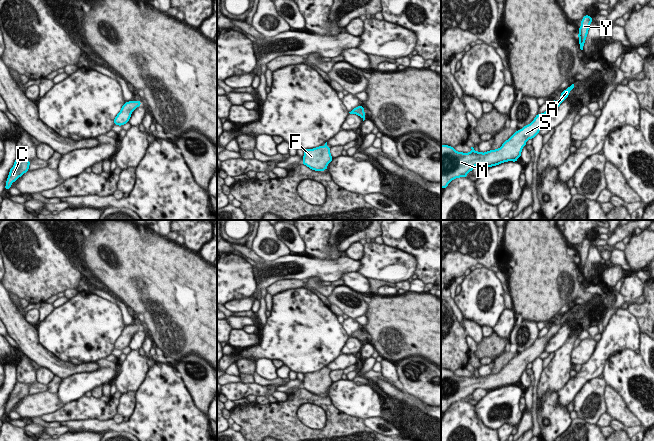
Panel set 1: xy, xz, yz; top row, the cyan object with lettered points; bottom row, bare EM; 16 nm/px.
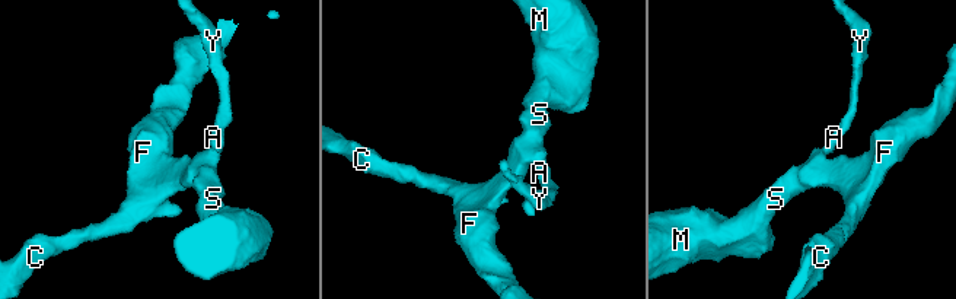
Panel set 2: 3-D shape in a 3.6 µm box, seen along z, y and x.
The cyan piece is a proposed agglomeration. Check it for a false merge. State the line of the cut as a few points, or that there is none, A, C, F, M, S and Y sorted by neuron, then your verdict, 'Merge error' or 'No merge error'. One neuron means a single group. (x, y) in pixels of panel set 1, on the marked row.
No split. Groups: A C F M S Y. No merge error.

